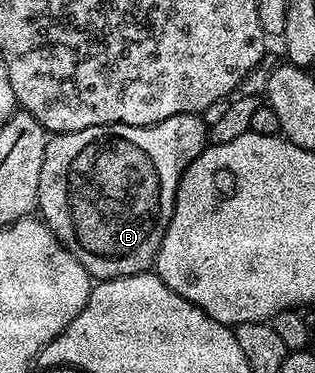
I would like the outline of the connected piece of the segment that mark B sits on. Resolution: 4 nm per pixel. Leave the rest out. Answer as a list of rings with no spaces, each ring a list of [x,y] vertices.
[[[199,114],[175,115],[166,117],[166,121],[155,123],[149,127],[135,127],[134,125],[122,125],[111,123],[110,125],[94,125],[90,129],[78,129],[77,131],[61,131],[53,134],[46,145],[46,153],[42,157],[42,177],[38,177],[38,215],[47,223],[54,237],[61,245],[76,258],[88,271],[93,280],[117,279],[127,275],[137,275],[148,271],[156,262],[156,254],[162,245],[162,237],[168,228],[170,217],[174,213],[174,201],[176,190],[180,184],[182,173],[196,158],[209,146],[209,126],[203,122]]]

